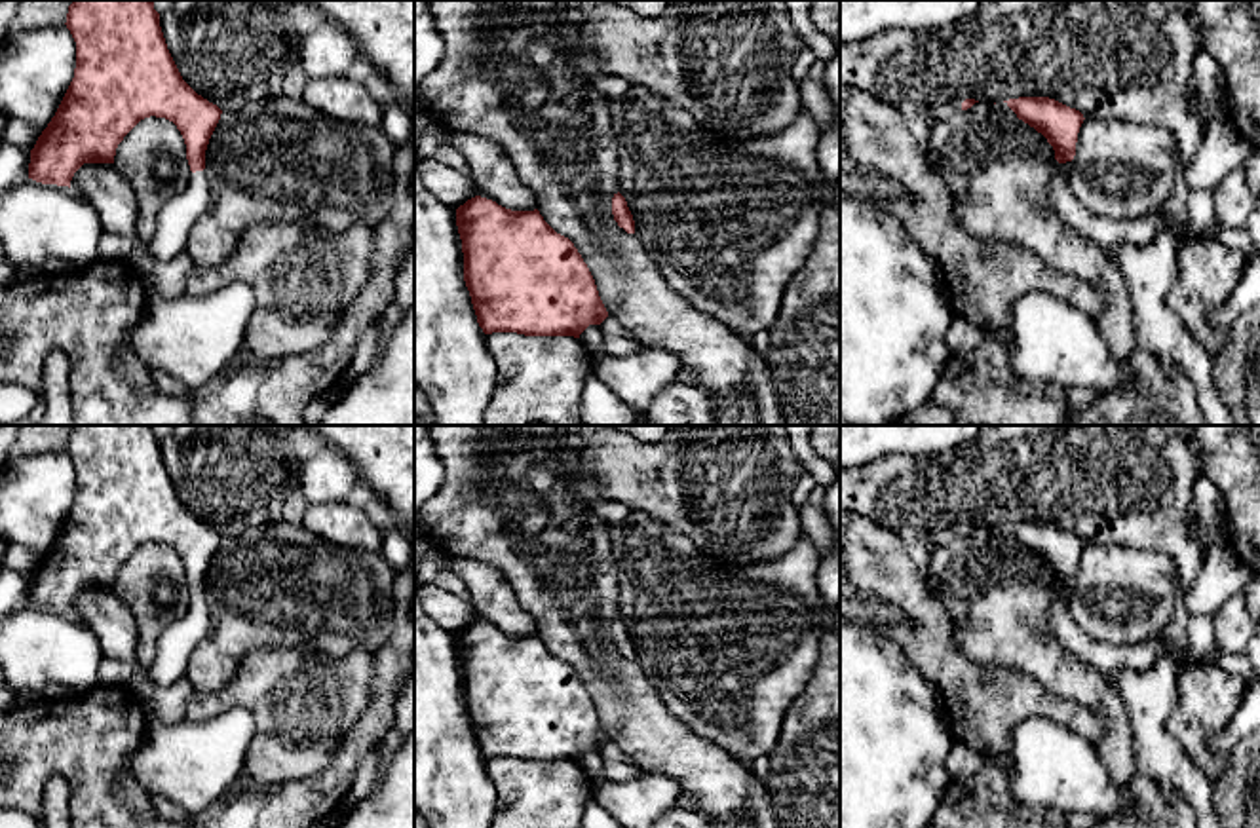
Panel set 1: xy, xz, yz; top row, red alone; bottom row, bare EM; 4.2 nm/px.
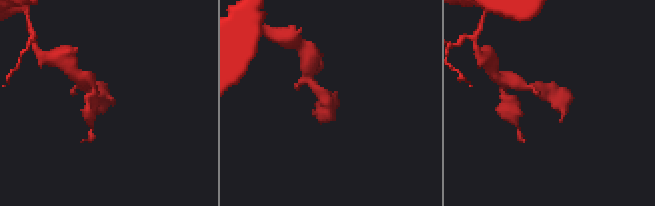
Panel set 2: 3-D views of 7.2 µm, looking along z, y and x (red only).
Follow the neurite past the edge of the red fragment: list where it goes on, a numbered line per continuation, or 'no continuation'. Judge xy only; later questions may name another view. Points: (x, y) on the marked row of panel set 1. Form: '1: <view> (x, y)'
1: xy (175, 221)

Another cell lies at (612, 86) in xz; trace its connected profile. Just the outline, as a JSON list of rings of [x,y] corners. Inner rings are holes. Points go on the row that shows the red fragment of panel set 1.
[[[601,72],[591,80],[591,85],[610,99],[625,97],[633,84],[610,72]]]

